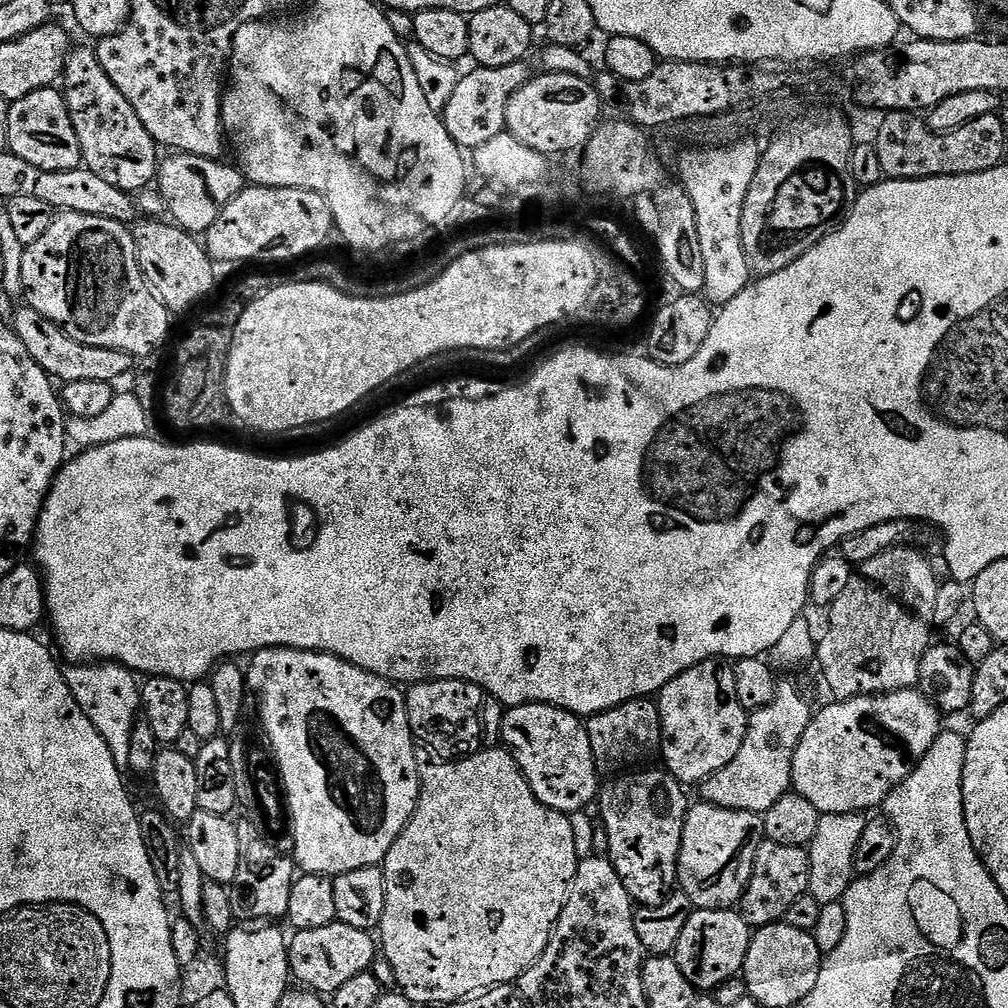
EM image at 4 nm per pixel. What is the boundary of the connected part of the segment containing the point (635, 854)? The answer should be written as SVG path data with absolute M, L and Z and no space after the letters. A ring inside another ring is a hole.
M632 770L627 774L617 775L603 785L598 793L600 820L603 832L608 839L606 859L612 863L611 871L621 879L632 902L644 910L652 910L664 900L668 887L677 883L678 854L682 846L682 830L688 817L690 799L685 785L669 776L667 771L648 772L652 770Z

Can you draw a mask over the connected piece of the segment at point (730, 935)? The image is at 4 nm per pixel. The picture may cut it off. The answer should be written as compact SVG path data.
M696 910L684 921L684 929L676 940L674 959L678 970L686 974L697 990L716 990L731 976L741 975L744 959L754 935L749 921L736 910Z

